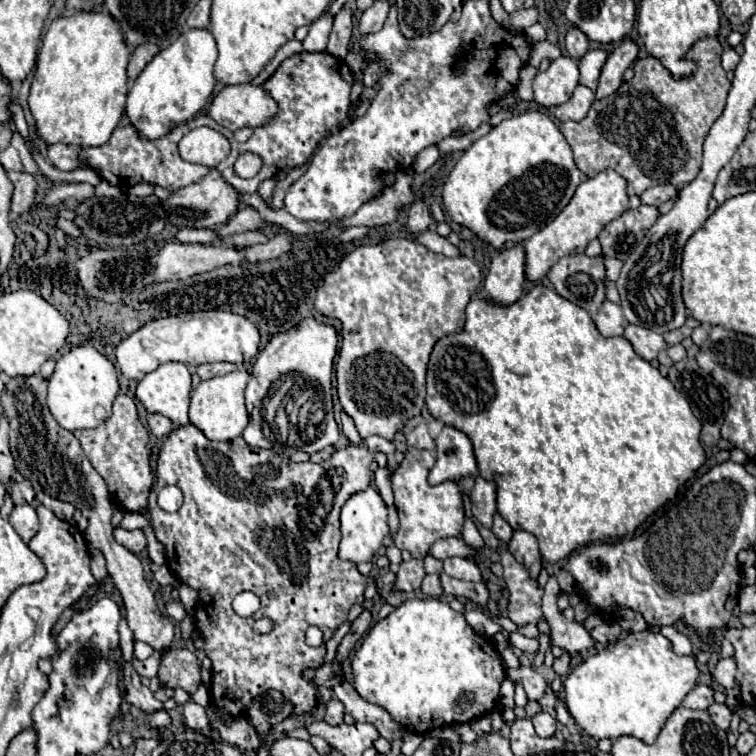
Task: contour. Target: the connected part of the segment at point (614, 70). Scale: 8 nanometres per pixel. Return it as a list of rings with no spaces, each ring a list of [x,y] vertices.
[[[623,40],[621,44],[615,44],[615,48],[609,52],[603,70],[601,70],[601,78],[599,78],[599,86],[597,86],[597,98],[609,96],[613,94],[621,82],[623,82],[623,72],[633,66],[633,62],[639,56],[639,46],[633,40]]]

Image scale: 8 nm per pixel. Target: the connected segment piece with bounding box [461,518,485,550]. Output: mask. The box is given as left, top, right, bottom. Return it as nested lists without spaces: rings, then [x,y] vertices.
[[[471,518],[465,520],[465,530],[463,530],[461,538],[463,538],[467,544],[479,548],[479,550],[483,550],[483,546],[485,546],[483,540],[481,540],[481,536],[479,536],[479,532],[477,532],[477,526],[475,526],[475,522],[473,522]]]

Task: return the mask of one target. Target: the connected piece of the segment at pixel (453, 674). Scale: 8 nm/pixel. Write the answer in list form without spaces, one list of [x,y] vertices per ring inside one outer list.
[[[425,598],[405,600],[367,632],[353,658],[353,678],[353,686],[363,700],[385,708],[405,728],[425,734],[443,724],[463,724],[493,712],[499,702],[499,688],[505,680],[505,670],[493,640],[477,634],[445,600]]]

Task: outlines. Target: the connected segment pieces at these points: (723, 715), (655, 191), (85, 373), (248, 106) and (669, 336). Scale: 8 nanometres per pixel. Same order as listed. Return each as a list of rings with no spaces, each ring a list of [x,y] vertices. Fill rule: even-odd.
[[[713,704],[709,706],[709,716],[711,720],[721,728],[721,730],[727,730],[729,728],[729,722],[731,722],[731,710],[727,706],[721,706],[721,704]]]
[[[663,184],[663,186],[655,186],[649,188],[647,192],[641,194],[641,204],[651,204],[651,206],[661,206],[665,200],[669,200],[673,194],[677,194],[677,188],[671,184]]]
[[[85,344],[71,348],[57,360],[55,372],[49,378],[47,406],[59,426],[63,426],[65,430],[73,432],[79,428],[97,428],[99,424],[103,424],[103,420],[107,420],[107,416],[111,416],[111,406],[117,394],[119,382],[115,366],[93,346]]]
[[[243,84],[243,86],[225,86],[211,102],[209,116],[229,128],[259,128],[271,122],[277,112],[277,102],[263,86]]]
[[[683,326],[683,328],[677,328],[677,330],[671,330],[671,332],[667,332],[663,338],[667,340],[667,344],[671,346],[671,344],[677,344],[677,342],[681,342],[685,336],[689,336],[691,334],[691,328],[687,328],[687,326]]]

